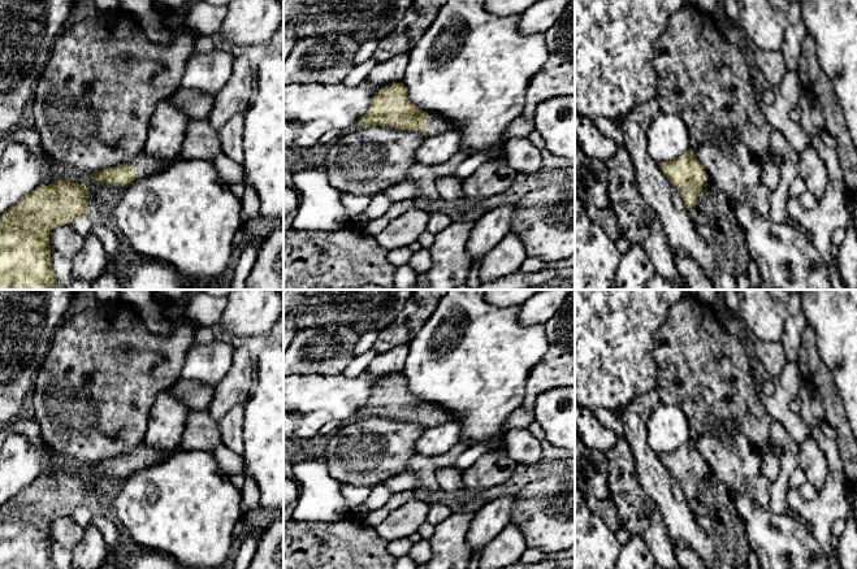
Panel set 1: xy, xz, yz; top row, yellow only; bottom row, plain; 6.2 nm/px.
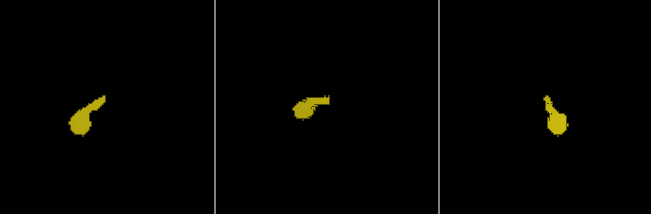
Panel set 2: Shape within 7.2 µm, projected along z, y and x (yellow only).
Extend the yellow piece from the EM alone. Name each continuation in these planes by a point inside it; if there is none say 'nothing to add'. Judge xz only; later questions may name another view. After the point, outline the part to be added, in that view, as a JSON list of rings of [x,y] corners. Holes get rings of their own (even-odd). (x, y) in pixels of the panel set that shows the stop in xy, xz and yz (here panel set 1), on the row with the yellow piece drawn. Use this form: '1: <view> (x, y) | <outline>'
1: xz (435, 125) | [[[428,113],[424,127],[425,127],[427,136],[433,136],[436,134],[440,134],[447,130],[455,130],[456,125],[442,120],[438,116]]]

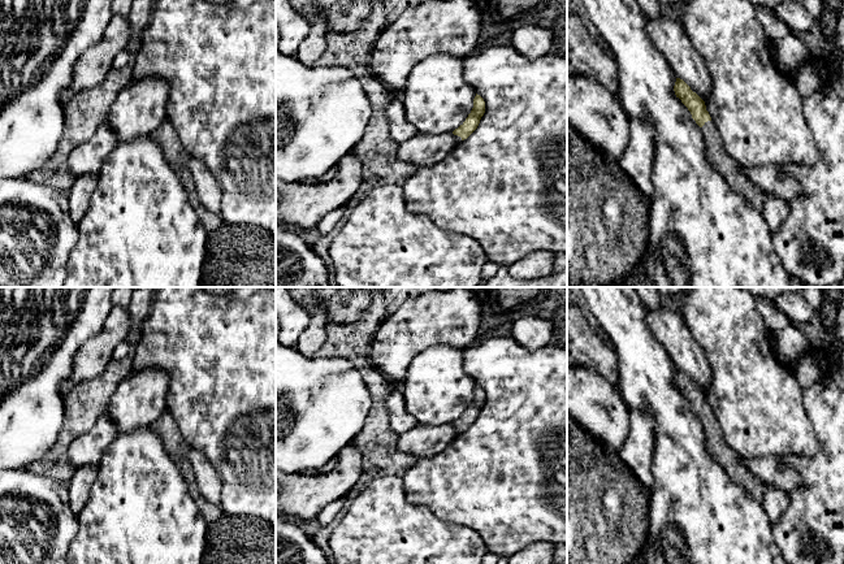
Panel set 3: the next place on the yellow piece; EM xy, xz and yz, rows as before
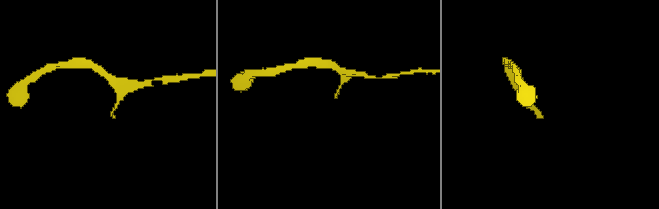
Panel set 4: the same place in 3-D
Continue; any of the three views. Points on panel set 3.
1: yz (718, 157) | [[[707,121],[700,129],[705,139],[705,151],[710,165],[720,173],[731,188],[743,196],[752,208],[762,212],[762,194],[744,174],[741,166],[726,152],[714,122]]]

